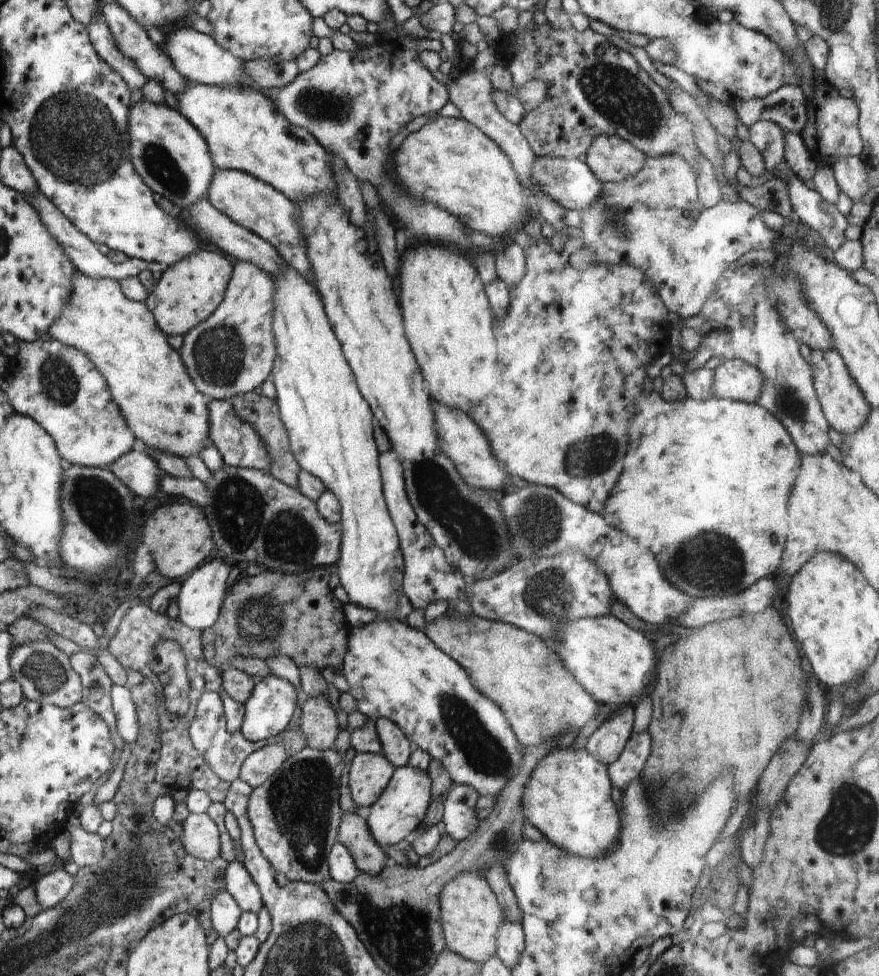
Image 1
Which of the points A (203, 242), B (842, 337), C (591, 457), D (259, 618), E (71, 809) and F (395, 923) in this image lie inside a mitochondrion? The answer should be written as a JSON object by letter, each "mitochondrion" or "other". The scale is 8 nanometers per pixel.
{"A":"other","B":"other","C":"mitochondrion","D":"mitochondrion","E":"other","F":"mitochondrion"}

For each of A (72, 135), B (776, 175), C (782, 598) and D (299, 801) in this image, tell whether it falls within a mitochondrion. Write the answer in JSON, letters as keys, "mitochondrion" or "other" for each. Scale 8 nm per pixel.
{"A":"mitochondrion","B":"other","C":"other","D":"mitochondrion"}

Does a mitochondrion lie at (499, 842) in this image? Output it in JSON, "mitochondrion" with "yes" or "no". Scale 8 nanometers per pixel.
{"mitochondrion":"yes"}

